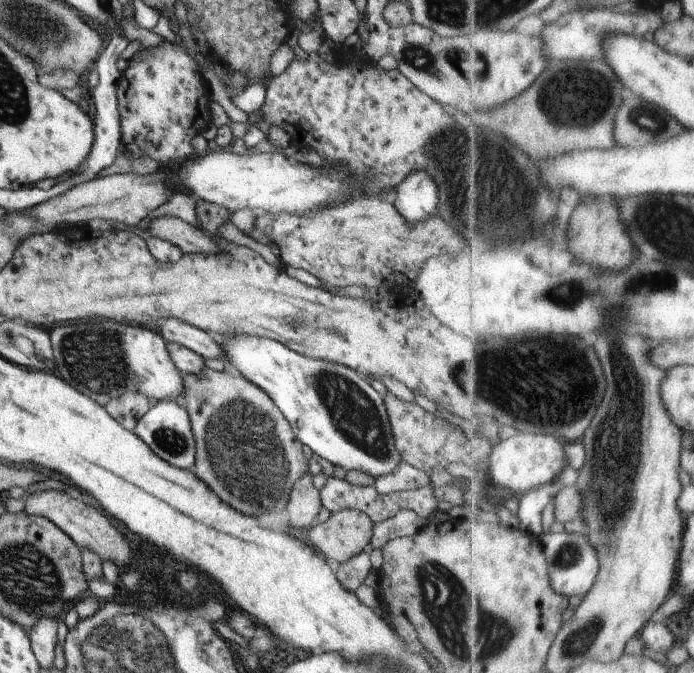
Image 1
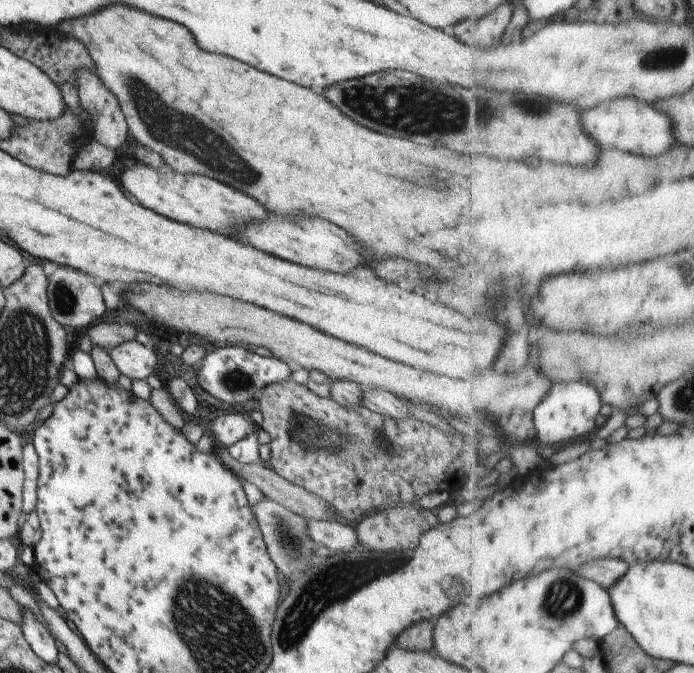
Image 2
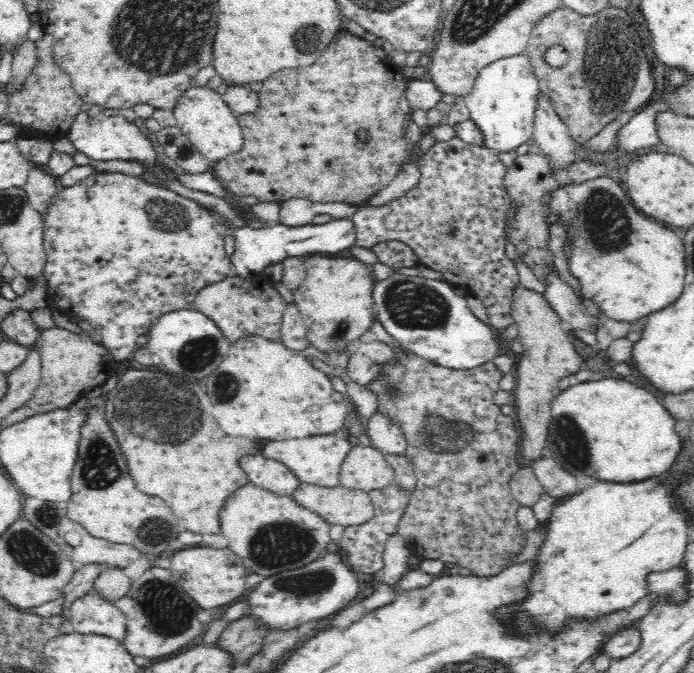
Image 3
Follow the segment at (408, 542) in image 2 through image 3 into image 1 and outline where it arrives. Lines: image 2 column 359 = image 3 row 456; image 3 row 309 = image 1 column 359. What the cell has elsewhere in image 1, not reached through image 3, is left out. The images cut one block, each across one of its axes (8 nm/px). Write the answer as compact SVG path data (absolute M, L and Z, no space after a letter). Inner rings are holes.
M340 509L332 512L330 518L325 522L314 523L312 530L309 531L310 542L312 542L312 547L332 565L344 564L352 556L368 551L374 525L370 517L364 512L356 509Z

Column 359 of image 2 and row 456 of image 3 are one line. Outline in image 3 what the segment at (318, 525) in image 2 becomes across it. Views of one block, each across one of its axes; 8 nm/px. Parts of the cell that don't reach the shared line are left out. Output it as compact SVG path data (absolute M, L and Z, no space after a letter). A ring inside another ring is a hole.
M542 456L531 462L531 469L544 487L544 492L559 498L579 492L574 474L565 471L552 457Z

